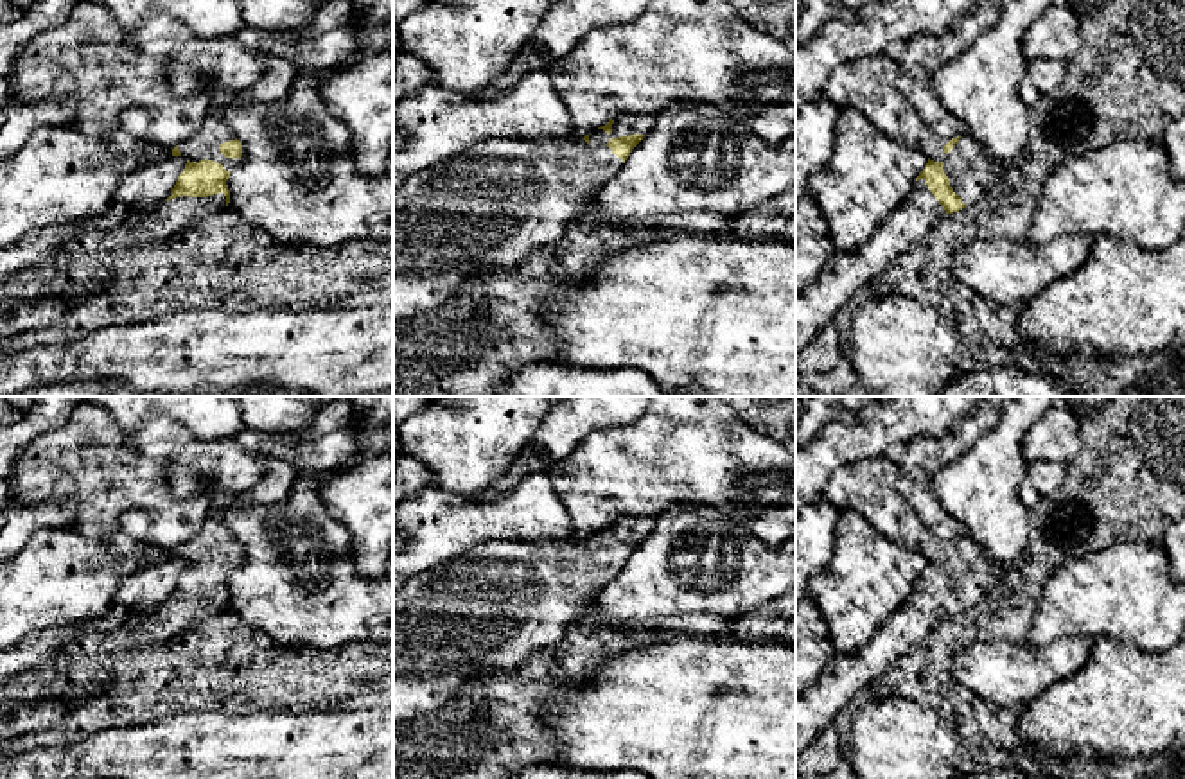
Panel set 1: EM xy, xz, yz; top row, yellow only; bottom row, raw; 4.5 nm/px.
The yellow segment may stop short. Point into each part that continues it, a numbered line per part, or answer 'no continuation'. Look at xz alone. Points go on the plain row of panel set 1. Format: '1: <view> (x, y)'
1: xz (491, 609)

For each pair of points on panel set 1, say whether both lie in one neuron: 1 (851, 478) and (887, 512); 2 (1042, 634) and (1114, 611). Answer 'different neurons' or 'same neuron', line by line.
1: same neuron
2: same neuron

